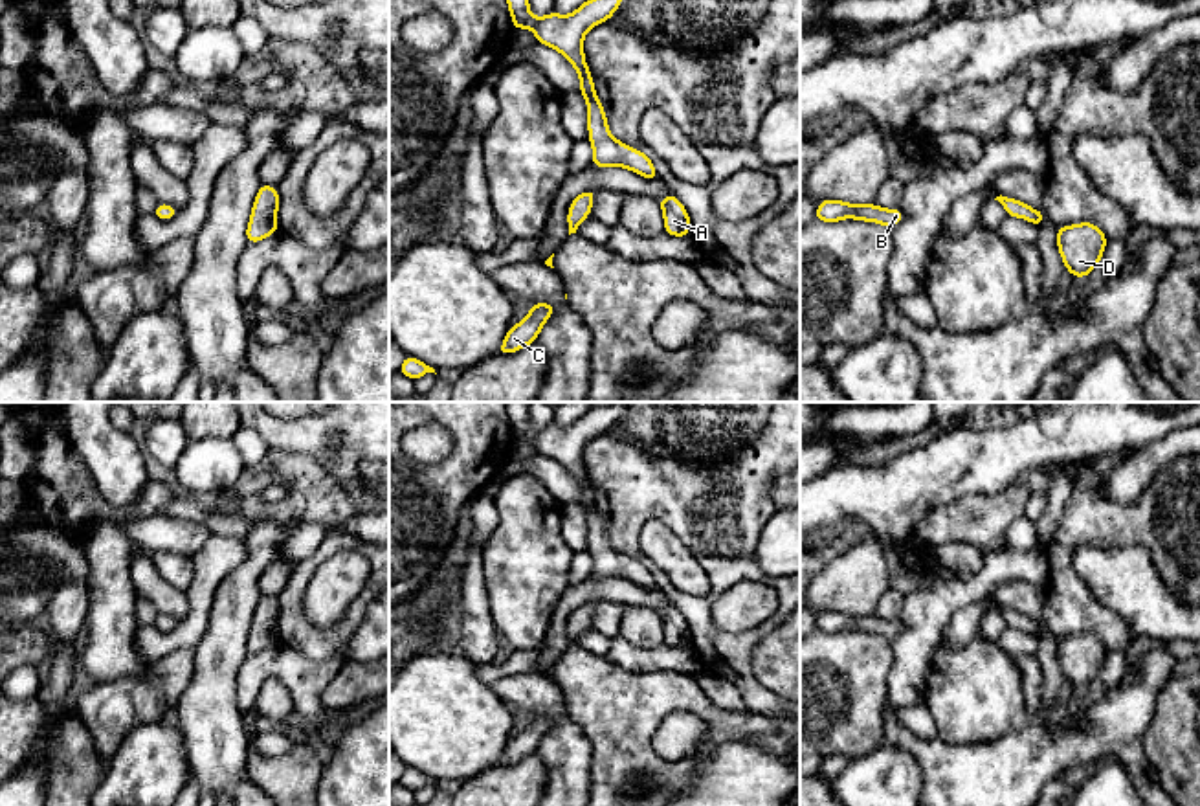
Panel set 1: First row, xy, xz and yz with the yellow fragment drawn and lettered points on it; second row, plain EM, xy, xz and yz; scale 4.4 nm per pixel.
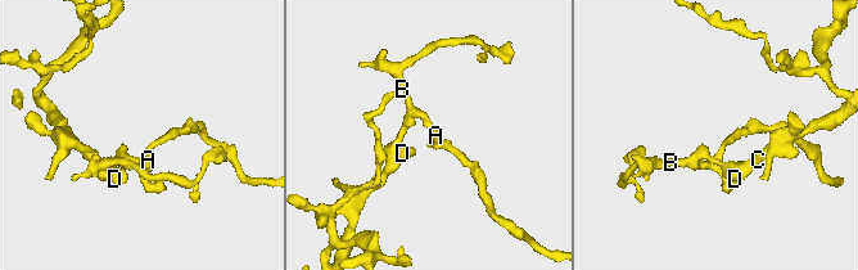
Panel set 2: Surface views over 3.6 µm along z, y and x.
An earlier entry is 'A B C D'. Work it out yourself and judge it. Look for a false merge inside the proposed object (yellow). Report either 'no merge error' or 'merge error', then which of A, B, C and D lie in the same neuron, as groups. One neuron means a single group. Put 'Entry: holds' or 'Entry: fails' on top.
Entry: holds
no merge error; groups A B C D

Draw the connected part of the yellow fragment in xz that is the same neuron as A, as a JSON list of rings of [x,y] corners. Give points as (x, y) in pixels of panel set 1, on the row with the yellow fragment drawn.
[[[672,193],[666,198],[659,200],[664,215],[664,233],[673,237],[690,235],[690,217],[679,198]]]

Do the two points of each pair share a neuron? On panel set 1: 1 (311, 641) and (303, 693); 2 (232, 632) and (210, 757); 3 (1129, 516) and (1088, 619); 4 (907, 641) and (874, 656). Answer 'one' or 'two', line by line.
1: two
2: one
3: one
4: two

